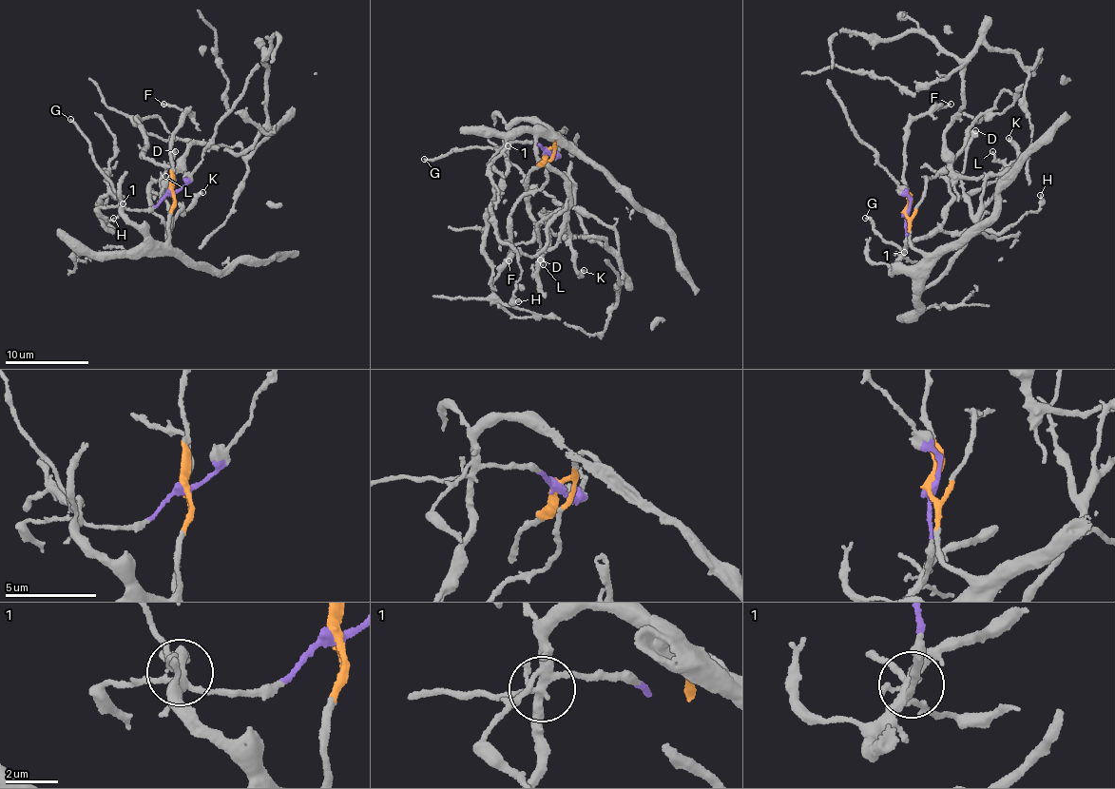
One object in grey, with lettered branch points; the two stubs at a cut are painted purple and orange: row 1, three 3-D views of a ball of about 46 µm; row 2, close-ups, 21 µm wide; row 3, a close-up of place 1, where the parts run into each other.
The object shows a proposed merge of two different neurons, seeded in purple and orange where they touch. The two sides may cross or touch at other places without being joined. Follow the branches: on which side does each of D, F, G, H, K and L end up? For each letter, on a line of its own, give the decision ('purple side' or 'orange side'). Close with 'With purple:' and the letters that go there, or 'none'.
D: orange side
F: orange side
G: purple side
H: orange side
K: orange side
L: orange side
With purple: G

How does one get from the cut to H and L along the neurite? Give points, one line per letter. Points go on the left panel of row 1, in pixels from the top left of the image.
H: (170, 192), (164, 243), (121, 214), (123, 199), (103, 195), (96, 206), (107, 230), (114, 219)
L: (170, 192), (167, 240), (146, 241), (129, 256), (166, 244), (166, 226), (150, 210), (148, 192), (164, 176)

